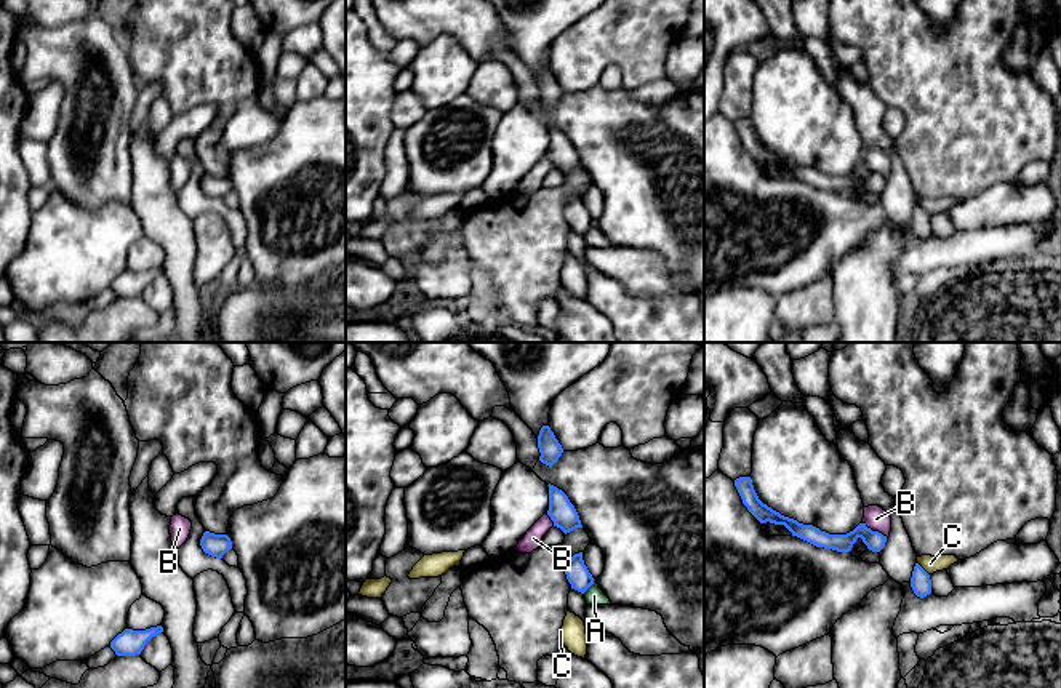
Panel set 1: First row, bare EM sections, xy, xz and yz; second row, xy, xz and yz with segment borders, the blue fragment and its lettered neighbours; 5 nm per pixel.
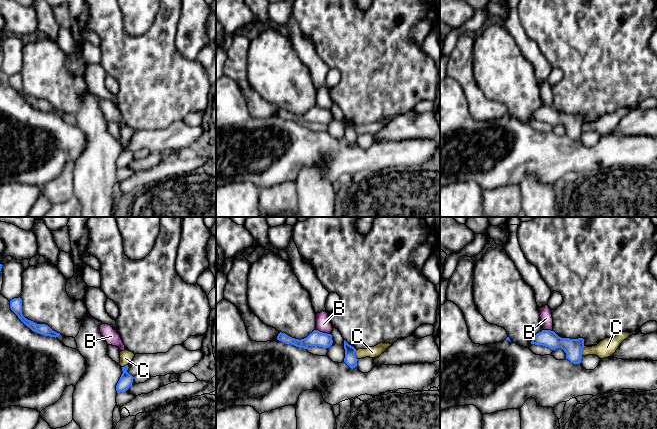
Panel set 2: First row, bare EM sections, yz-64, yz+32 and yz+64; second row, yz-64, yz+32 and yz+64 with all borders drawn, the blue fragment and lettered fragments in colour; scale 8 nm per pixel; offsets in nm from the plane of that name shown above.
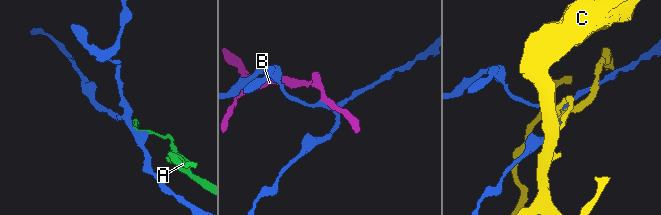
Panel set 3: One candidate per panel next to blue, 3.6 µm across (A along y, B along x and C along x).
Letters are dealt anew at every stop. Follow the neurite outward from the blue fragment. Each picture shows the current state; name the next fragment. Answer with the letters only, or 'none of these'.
none of these

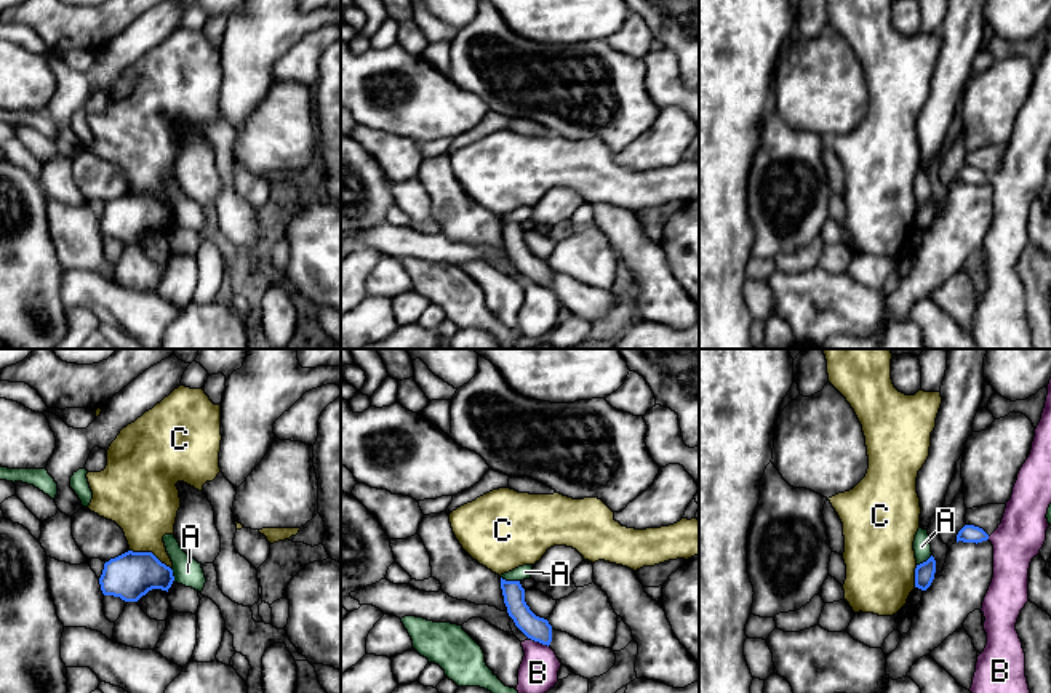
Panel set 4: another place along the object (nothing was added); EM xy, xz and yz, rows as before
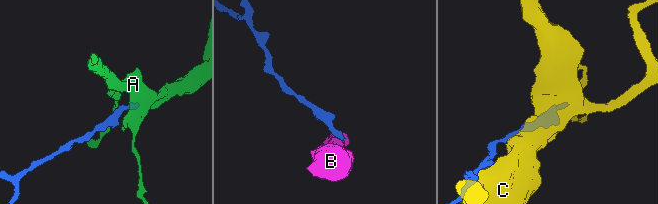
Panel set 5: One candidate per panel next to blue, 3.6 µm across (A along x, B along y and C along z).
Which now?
none of these

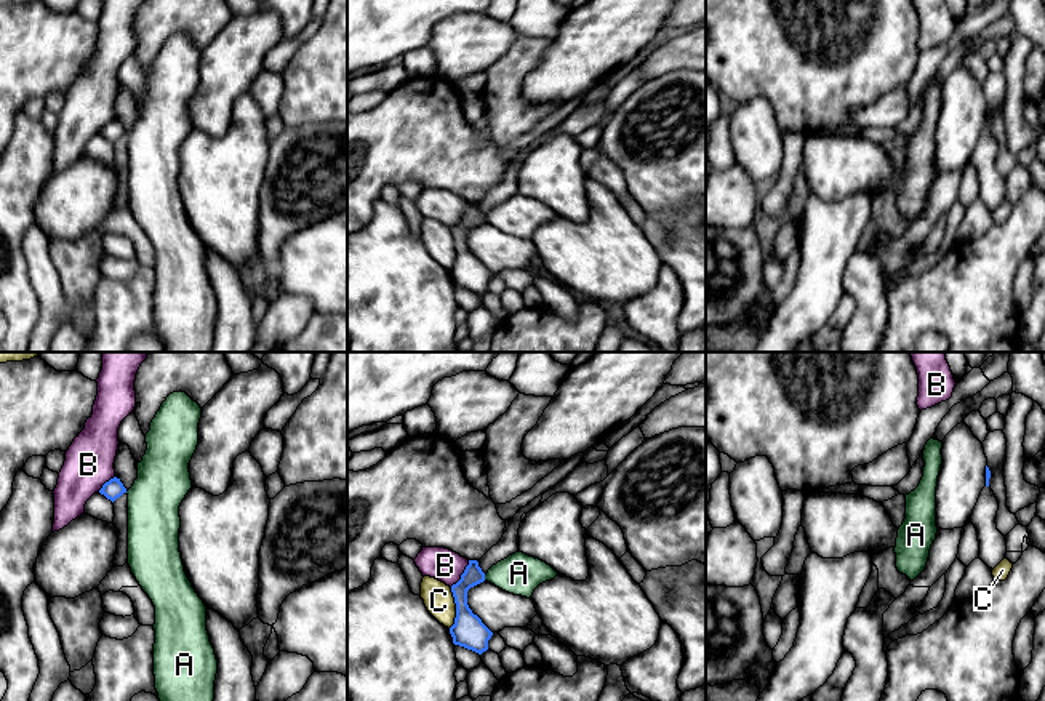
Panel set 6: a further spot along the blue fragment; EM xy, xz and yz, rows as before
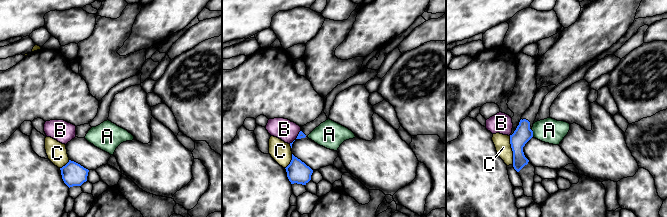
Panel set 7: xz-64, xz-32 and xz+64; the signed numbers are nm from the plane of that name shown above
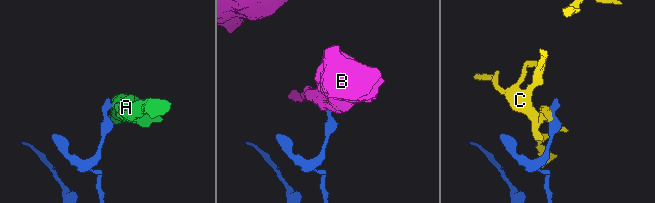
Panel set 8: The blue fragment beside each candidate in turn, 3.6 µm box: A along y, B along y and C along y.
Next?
none of these

